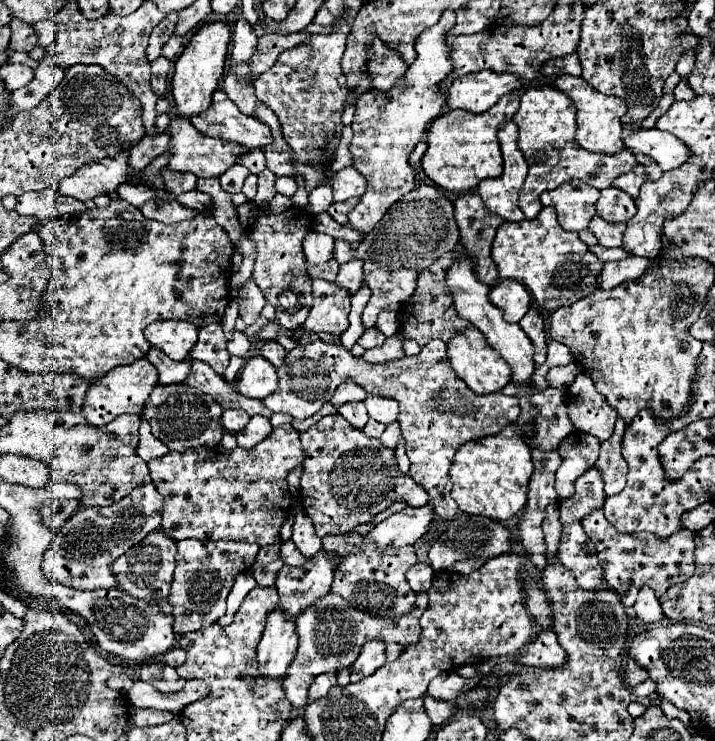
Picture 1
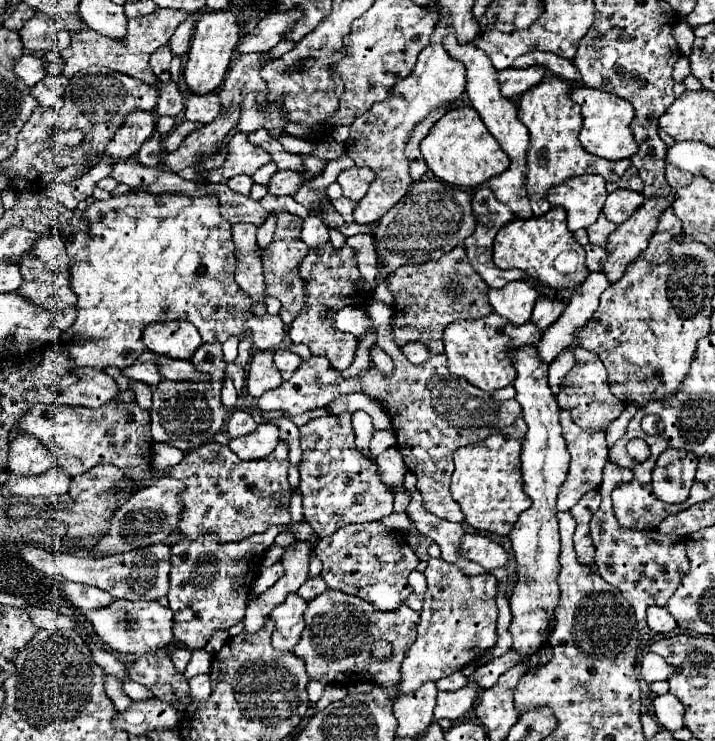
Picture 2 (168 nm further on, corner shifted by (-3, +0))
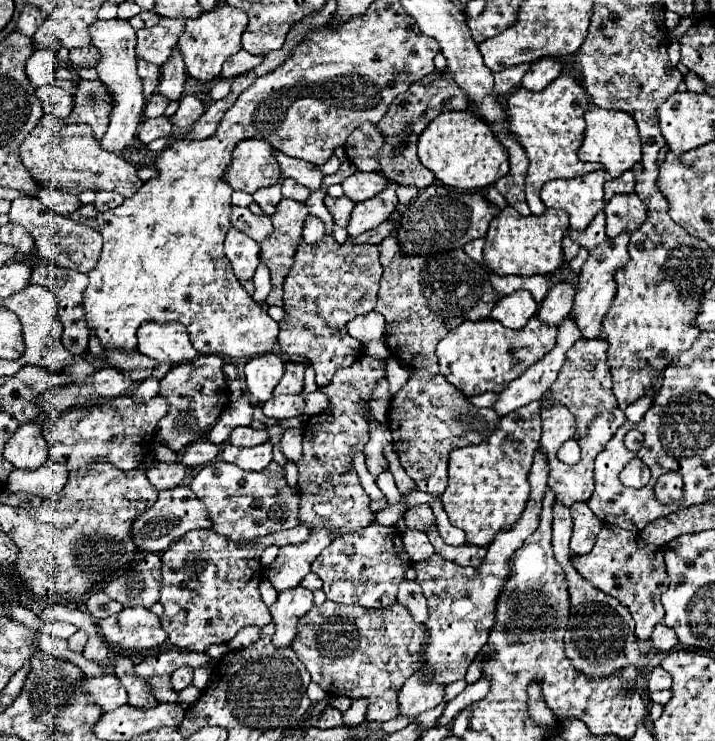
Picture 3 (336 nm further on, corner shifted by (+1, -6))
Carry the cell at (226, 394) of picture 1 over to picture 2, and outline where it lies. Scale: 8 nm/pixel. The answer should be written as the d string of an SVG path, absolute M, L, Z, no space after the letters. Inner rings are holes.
M158 355L156 365L160 365L160 375L172 381L196 381L196 383L208 381L208 375L196 371L190 361L176 361L172 357Z

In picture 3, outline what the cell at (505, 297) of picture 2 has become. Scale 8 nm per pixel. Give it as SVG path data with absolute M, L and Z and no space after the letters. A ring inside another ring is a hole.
M514 291L510 295L500 297L492 307L492 319L500 321L504 327L522 329L530 317L538 311L538 303L532 299L530 291Z

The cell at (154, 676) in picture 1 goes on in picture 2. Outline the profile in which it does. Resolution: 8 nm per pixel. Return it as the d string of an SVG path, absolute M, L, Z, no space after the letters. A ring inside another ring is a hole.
M168 653L140 655L128 669L128 677L142 683L160 701L180 701L188 695L188 681L182 673L176 673Z

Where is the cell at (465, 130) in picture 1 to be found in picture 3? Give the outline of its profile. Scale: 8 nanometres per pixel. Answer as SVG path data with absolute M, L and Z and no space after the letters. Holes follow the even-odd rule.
M472 111L440 113L420 135L418 157L440 183L462 191L488 187L504 177L510 169L504 147L492 135L488 125Z

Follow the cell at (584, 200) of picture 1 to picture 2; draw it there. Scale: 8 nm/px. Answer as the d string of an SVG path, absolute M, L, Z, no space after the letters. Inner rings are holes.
M580 175L570 177L560 185L548 189L550 205L560 205L568 213L568 229L574 233L578 229L590 227L606 201L606 181L600 175Z

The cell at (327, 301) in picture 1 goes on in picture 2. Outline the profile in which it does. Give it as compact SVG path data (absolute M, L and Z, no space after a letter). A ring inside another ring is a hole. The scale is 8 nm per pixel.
M344 307L336 313L332 313L332 317L328 317L328 319L336 329L340 329L344 333L352 333L356 337L362 337L372 327L368 313L360 307Z

